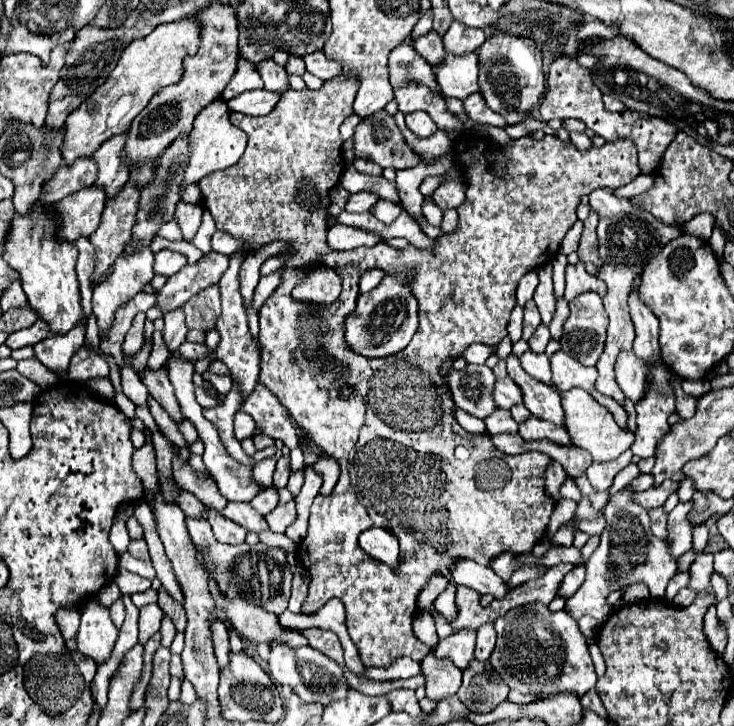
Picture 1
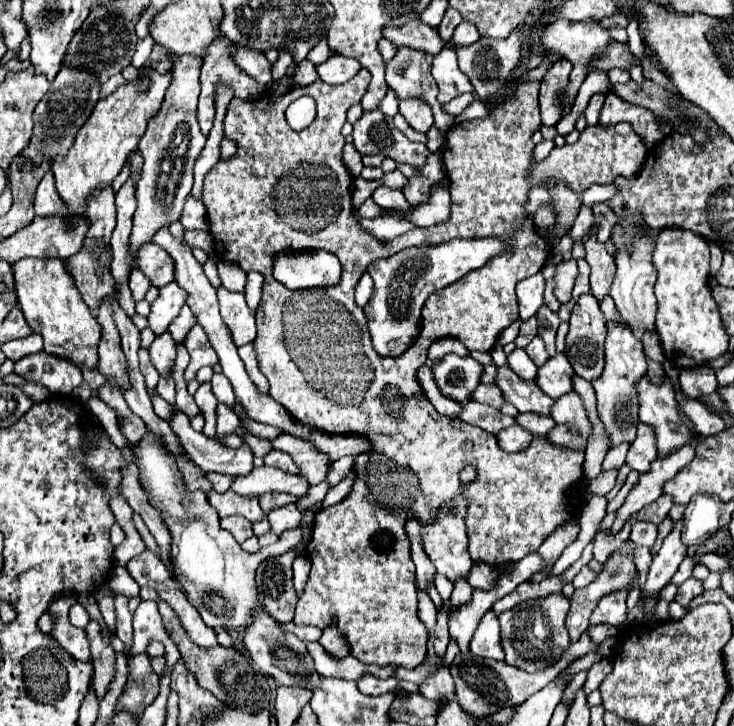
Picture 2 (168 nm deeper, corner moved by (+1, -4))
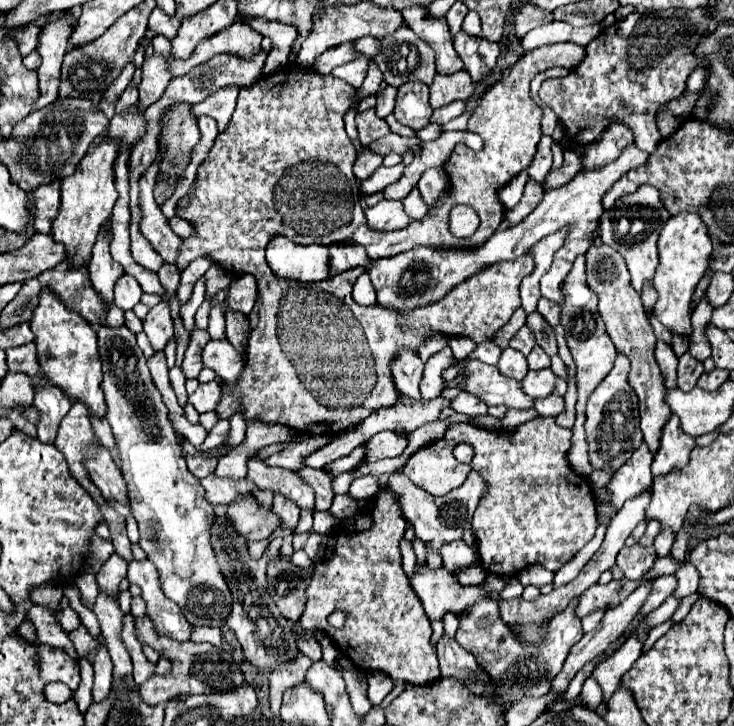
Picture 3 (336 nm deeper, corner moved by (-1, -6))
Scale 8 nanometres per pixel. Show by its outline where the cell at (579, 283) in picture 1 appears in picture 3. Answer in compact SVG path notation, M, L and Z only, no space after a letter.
M555 258L549 272L541 280L541 292L547 300L553 300L557 304L563 304L563 280L567 278L567 272L571 270L571 262Z

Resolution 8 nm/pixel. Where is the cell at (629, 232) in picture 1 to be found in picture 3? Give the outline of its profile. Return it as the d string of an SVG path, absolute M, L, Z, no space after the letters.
M617 354L613 370L605 376L605 380L595 388L587 402L587 420L585 432L589 442L589 456L595 470L613 468L619 470L629 456L639 448L643 440L643 432L639 428L639 398L631 388L627 374L631 370L631 362L625 354Z

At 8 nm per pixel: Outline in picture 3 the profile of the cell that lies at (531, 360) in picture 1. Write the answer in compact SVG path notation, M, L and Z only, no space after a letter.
M505 348L503 350L497 368L499 368L499 372L503 372L505 376L515 378L515 380L523 380L523 376L529 372L527 358L521 352L513 350L513 348Z

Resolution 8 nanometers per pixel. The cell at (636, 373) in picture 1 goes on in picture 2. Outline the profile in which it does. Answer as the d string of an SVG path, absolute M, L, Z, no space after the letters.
M643 376L637 382L637 394L641 402L639 420L651 426L655 432L657 458L661 458L661 454L671 454L673 450L677 450L677 446L685 446L693 430L685 426L679 416L679 404L675 400L673 384L665 380L661 386L655 386L649 384L647 376Z

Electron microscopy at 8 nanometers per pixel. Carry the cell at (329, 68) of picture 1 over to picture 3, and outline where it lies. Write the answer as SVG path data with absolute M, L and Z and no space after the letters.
M359 56L359 58L355 58L347 64L341 64L331 74L345 80L345 82L349 82L351 86L359 88L363 84L365 76L367 76L367 56Z

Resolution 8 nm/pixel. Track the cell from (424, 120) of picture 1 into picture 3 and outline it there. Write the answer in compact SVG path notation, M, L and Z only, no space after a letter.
M417 80L407 82L399 88L395 100L395 118L415 130L421 130L429 124L433 108L429 104L429 88Z

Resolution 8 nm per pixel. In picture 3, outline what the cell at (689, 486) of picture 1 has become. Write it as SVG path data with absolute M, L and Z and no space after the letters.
M665 528L657 538L655 538L655 552L657 556L667 556L671 552L671 546L673 546L673 540L675 540L675 532L671 528Z

